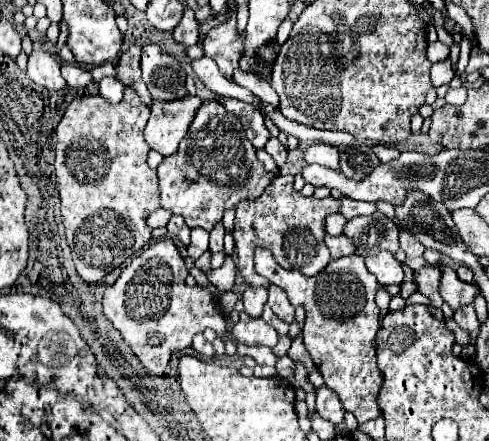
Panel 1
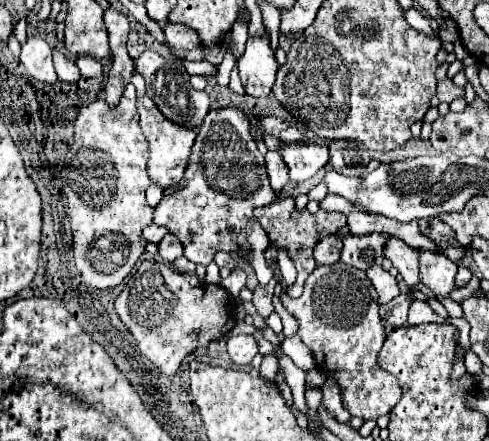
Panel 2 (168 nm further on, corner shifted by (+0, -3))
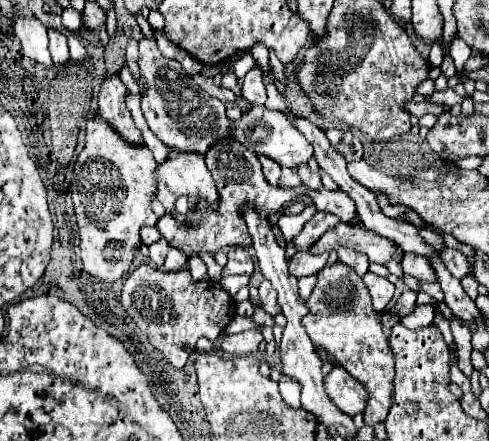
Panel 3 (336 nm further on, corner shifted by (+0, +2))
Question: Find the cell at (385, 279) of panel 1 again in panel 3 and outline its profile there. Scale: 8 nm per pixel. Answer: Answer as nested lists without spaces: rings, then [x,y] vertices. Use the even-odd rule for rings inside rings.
[[[368,272],[362,280],[364,280],[364,284],[372,296],[372,308],[376,312],[384,312],[392,300],[392,296],[394,296],[394,284],[390,284],[386,278],[380,278],[372,272]]]

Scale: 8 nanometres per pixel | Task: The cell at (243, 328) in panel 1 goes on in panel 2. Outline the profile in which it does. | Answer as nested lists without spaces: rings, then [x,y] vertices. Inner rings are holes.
[[[234,335],[228,339],[228,355],[238,365],[248,365],[258,353],[258,341],[254,335]]]

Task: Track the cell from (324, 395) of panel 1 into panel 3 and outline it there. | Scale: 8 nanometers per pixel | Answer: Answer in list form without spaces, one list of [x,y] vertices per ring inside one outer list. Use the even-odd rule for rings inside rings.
[[[334,368],[330,374],[324,376],[324,390],[338,406],[338,410],[350,416],[362,414],[364,406],[368,404],[368,390],[344,368]]]

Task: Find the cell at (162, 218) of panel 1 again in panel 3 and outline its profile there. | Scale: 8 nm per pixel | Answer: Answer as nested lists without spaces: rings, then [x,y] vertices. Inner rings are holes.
[[[144,226],[142,230],[140,230],[140,240],[142,240],[142,244],[144,246],[150,246],[150,244],[154,244],[156,240],[160,240],[162,238],[162,234],[158,232],[158,228],[156,226],[152,226],[152,228],[148,228],[148,226]]]

